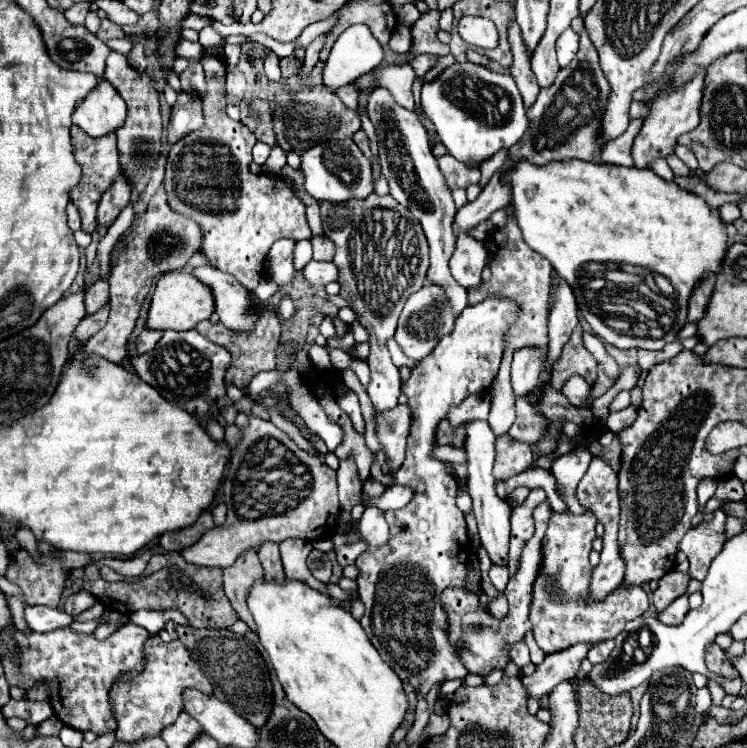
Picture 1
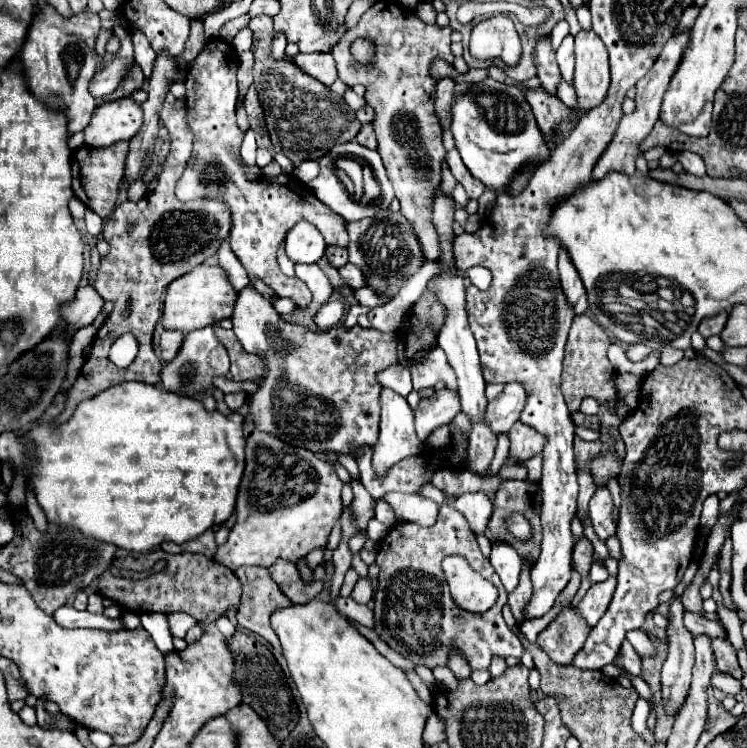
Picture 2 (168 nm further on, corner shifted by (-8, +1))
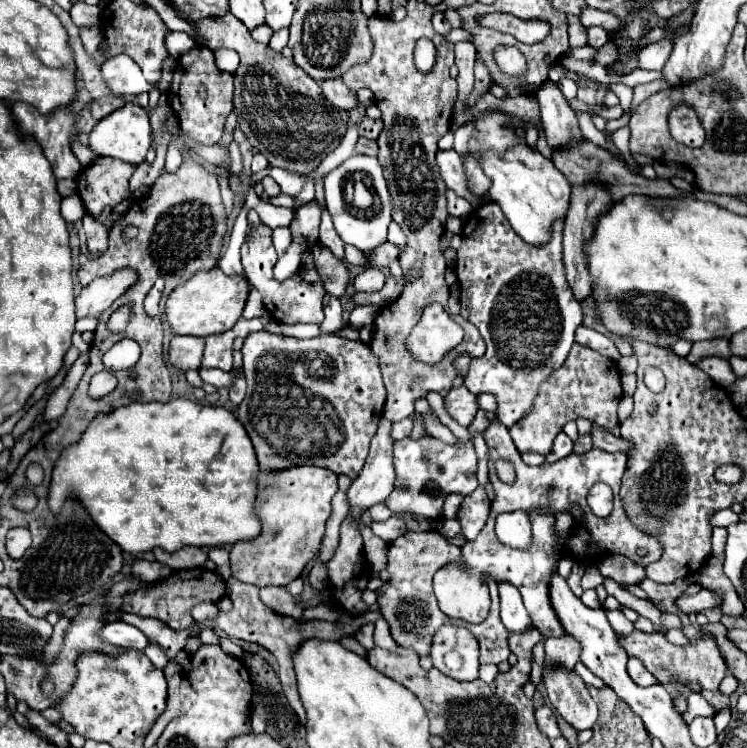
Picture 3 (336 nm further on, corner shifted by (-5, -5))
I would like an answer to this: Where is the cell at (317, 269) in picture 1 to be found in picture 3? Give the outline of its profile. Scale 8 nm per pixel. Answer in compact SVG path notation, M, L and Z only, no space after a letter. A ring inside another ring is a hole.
M369 267L361 275L355 277L355 283L353 285L355 285L357 291L367 291L367 293L379 291L385 285L385 271Z

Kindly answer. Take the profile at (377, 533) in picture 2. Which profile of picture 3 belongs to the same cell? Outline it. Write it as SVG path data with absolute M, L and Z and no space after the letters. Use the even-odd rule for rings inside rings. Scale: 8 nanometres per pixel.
M389 517L387 521L379 521L379 523L371 523L371 529L377 537L381 537L385 543L391 543L393 539L401 537L407 533L407 525L399 519L399 517Z

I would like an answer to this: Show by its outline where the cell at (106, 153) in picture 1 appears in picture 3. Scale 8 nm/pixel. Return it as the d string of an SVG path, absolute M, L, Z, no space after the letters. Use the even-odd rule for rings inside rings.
M99 157L89 169L77 177L79 197L85 203L89 215L99 217L107 207L115 207L131 197L129 177L135 165L113 157Z

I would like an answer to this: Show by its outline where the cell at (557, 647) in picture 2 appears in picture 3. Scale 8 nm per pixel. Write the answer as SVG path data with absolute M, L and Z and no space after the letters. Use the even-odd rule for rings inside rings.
M545 669L543 683L547 687L549 705L575 731L585 731L595 725L597 705L593 703L587 685L575 675L575 671Z

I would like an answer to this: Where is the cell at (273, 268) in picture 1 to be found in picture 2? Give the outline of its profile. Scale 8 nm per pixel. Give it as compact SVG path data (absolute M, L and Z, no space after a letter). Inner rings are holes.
M300 221L288 233L284 247L286 247L286 255L294 263L316 263L326 249L326 241L314 225Z

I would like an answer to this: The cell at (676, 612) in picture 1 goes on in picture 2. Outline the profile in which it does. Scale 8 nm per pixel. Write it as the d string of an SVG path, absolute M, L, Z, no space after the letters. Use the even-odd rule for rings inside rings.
M690 611L684 613L684 627L692 635L700 633L700 635L708 635L710 639L714 639L714 637L726 639L726 629L724 627L720 627L718 623L712 623L712 621L708 621L708 619L704 619L704 617L696 615L696 613L690 613Z

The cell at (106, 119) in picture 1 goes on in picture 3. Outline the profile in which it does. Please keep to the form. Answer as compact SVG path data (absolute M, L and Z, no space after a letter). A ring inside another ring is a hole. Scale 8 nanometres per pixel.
M135 103L123 105L121 109L113 111L111 115L107 115L105 119L101 119L95 125L95 129L89 135L89 145L101 157L115 157L115 159L121 159L121 161L133 163L133 165L143 163L147 151L153 145L153 135L151 135L147 111Z

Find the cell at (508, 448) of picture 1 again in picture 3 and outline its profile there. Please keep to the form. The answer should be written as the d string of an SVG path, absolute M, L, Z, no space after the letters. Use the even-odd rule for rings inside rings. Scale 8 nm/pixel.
M575 343L565 363L557 371L553 371L553 375L545 383L541 383L537 401L533 403L531 411L521 421L517 421L513 427L509 427L515 447L519 449L519 453L535 451L535 453L545 455L551 451L551 443L557 437L557 433L563 429L563 425L579 417L589 419L597 427L611 431L615 425L619 425L617 393L621 401L623 389L621 389L621 373L619 373L617 363L599 355L593 349L579 347Z

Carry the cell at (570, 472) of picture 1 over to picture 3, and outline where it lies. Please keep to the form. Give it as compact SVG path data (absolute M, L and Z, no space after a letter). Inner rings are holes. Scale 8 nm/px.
M607 555L602 557L598 563L598 569L609 579L617 581L619 585L639 585L647 575L645 567L633 563L631 559L623 555Z

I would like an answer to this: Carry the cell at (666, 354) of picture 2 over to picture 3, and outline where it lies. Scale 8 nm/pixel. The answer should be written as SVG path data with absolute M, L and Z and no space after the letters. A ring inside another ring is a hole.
M711 339L711 341L703 341L703 343L693 343L693 351L689 355L689 363L697 363L703 357L729 359L731 357L729 341L727 339Z

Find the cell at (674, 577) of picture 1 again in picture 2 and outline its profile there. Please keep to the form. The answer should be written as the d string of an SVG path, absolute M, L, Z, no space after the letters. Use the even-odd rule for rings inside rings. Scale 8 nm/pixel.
M676 595L670 603L666 635L670 641L668 659L662 667L662 701L666 715L676 715L688 695L694 667L694 645L692 635L682 623L682 601Z

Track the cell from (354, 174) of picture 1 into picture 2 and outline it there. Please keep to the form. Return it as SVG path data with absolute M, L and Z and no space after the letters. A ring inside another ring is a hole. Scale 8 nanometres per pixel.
M352 141L352 143L340 143L340 145L334 145L324 157L320 157L318 163L320 163L320 173L318 173L316 179L312 179L312 181L308 183L308 187L312 189L312 193L314 193L322 203L326 203L332 211L336 211L338 215L342 215L346 221L358 221L358 219L364 219L364 217L374 217L380 209L386 209L386 207L390 205L390 201L392 201L392 197L394 197L394 189L392 189L392 185L390 185L390 181L388 181L388 175L386 175L386 169L384 169L384 165L382 165L382 159L380 159L378 151L372 151L372 149L368 149L368 147L362 147L362 145L356 143L356 141ZM340 159L362 159L364 163L368 163L368 167L372 169L372 175L374 175L376 183L380 185L380 197L378 197L378 201L360 203L360 201L354 199L354 191L352 191L352 183L350 183L350 179L348 179L348 173L338 167L338 161L340 161Z

